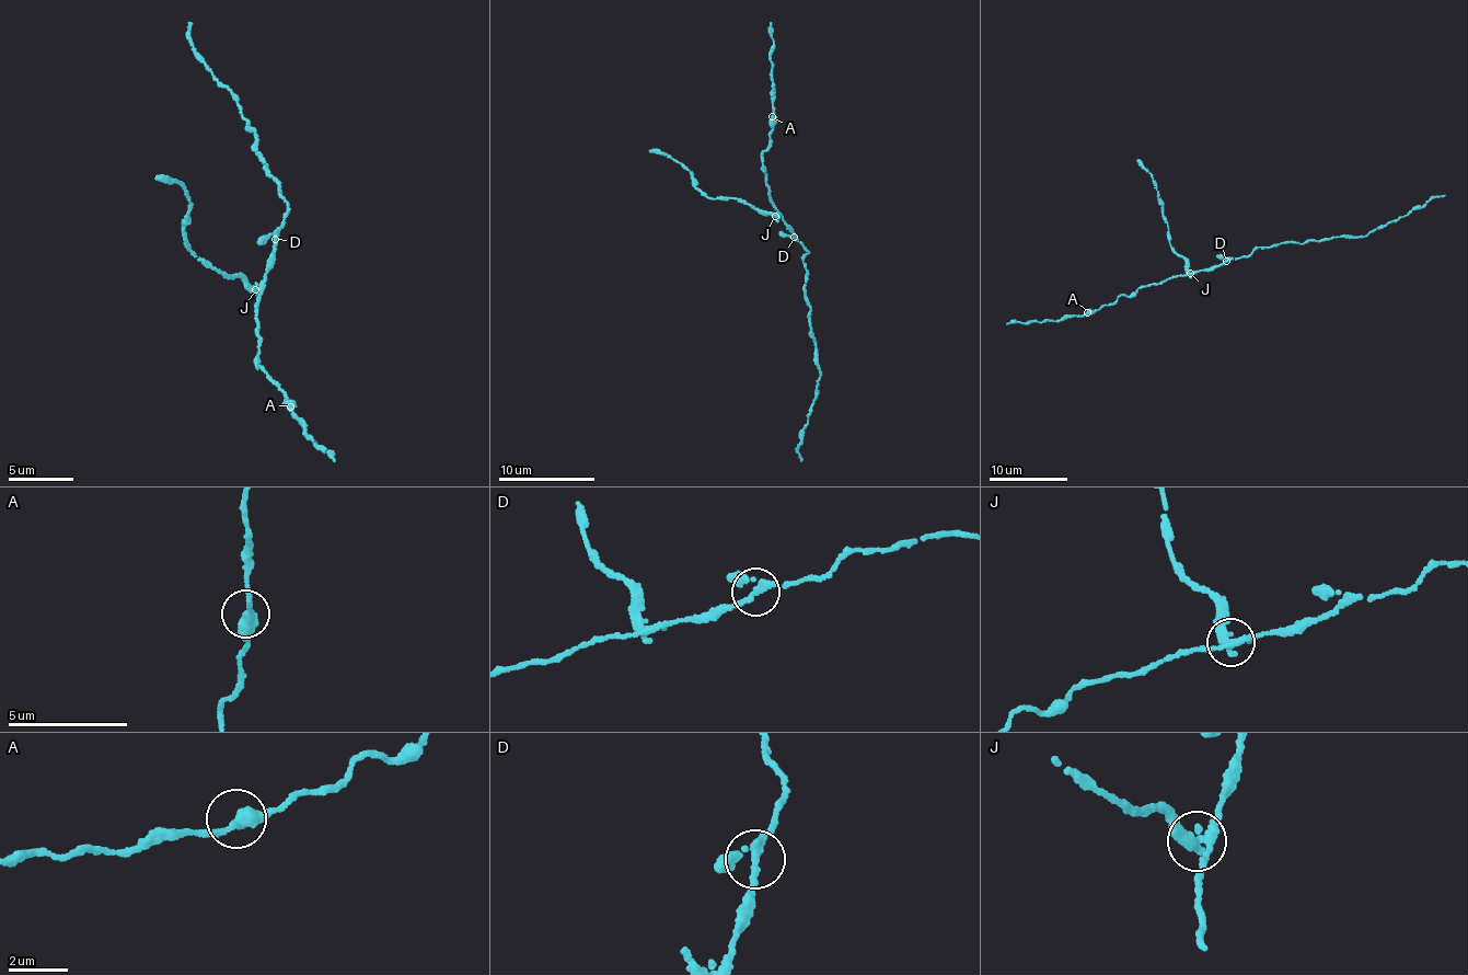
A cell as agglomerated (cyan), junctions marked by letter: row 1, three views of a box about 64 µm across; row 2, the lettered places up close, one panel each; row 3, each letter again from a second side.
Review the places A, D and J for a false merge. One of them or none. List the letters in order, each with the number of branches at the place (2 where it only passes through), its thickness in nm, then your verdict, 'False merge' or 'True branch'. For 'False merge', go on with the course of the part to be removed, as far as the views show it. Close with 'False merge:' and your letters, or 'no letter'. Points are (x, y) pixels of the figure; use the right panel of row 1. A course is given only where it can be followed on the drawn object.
A: Branches: 2. Thickness 360 nm. True branch
D: Branches: 3. Thickness 240 nm. True branch
J: Branches: 3. Thickness 320 nm. False merge. Course of the part to remove: (1190, 272), (1188, 262), (1169, 245), (1157, 185), (1137, 159)
False merge: J

